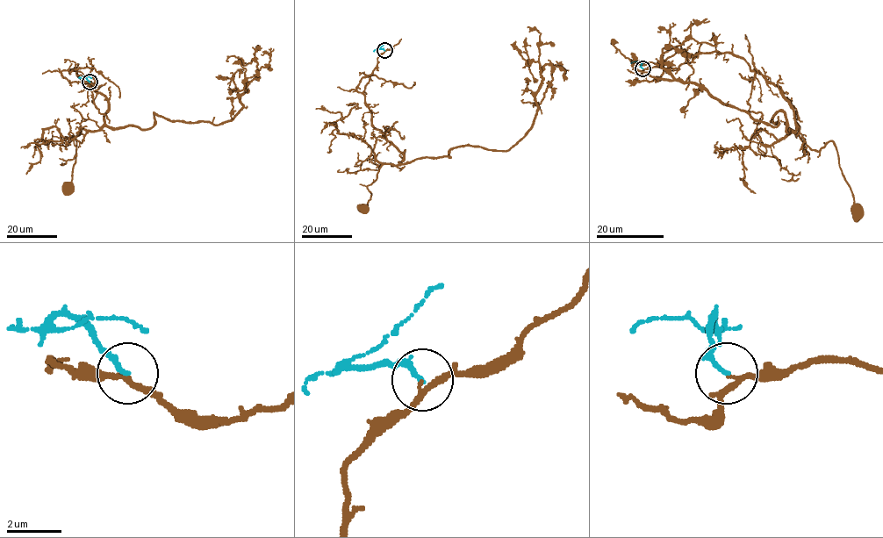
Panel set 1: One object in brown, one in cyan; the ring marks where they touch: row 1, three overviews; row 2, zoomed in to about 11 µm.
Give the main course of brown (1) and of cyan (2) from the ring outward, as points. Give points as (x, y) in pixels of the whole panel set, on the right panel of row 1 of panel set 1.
1: (642, 68), (678, 68), (698, 53), (741, 57), (781, 90), (796, 133), (812, 149), (835, 147), (857, 212)
2: (642, 68), (639, 61), (630, 63)

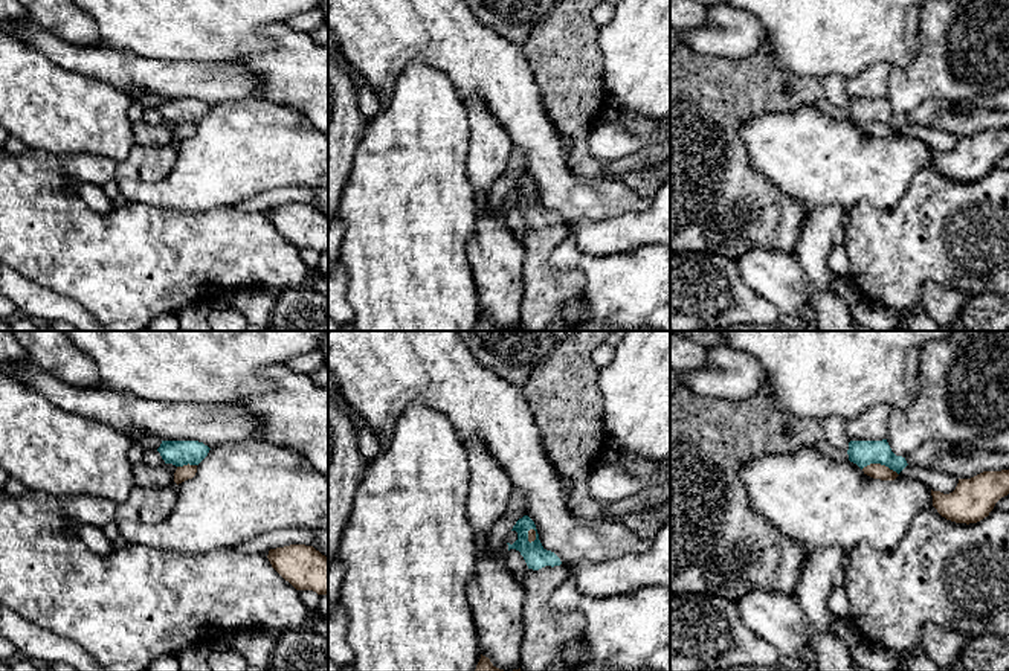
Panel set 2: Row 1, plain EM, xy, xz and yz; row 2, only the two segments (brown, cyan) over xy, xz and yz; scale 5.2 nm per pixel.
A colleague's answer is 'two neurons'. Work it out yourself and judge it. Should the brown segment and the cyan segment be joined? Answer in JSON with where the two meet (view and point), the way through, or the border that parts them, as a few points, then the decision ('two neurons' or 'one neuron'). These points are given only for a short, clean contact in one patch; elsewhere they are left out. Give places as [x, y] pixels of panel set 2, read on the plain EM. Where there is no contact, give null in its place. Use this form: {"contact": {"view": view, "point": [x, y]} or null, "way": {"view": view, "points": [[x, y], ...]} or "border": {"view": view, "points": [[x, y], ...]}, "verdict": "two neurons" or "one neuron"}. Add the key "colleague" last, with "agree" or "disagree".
{"contact": {"view": "yz", "point": [880, 122]}, "border": {"view": "yz", "points": [[861, 127], [870, 122], [884, 122], [898, 133]]}, "verdict": "two neurons", "colleague": "agree"}

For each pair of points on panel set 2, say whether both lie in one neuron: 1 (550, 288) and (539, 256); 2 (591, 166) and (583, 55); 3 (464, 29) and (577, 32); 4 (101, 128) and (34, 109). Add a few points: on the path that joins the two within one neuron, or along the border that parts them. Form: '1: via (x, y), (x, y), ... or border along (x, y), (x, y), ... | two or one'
1: via (542, 281), (539, 264) | one
2: via (580, 139), (582, 83) | one
3: border along (473, 16), (521, 51) | two
4: via (84, 115), (61, 113), (51, 109) | one

